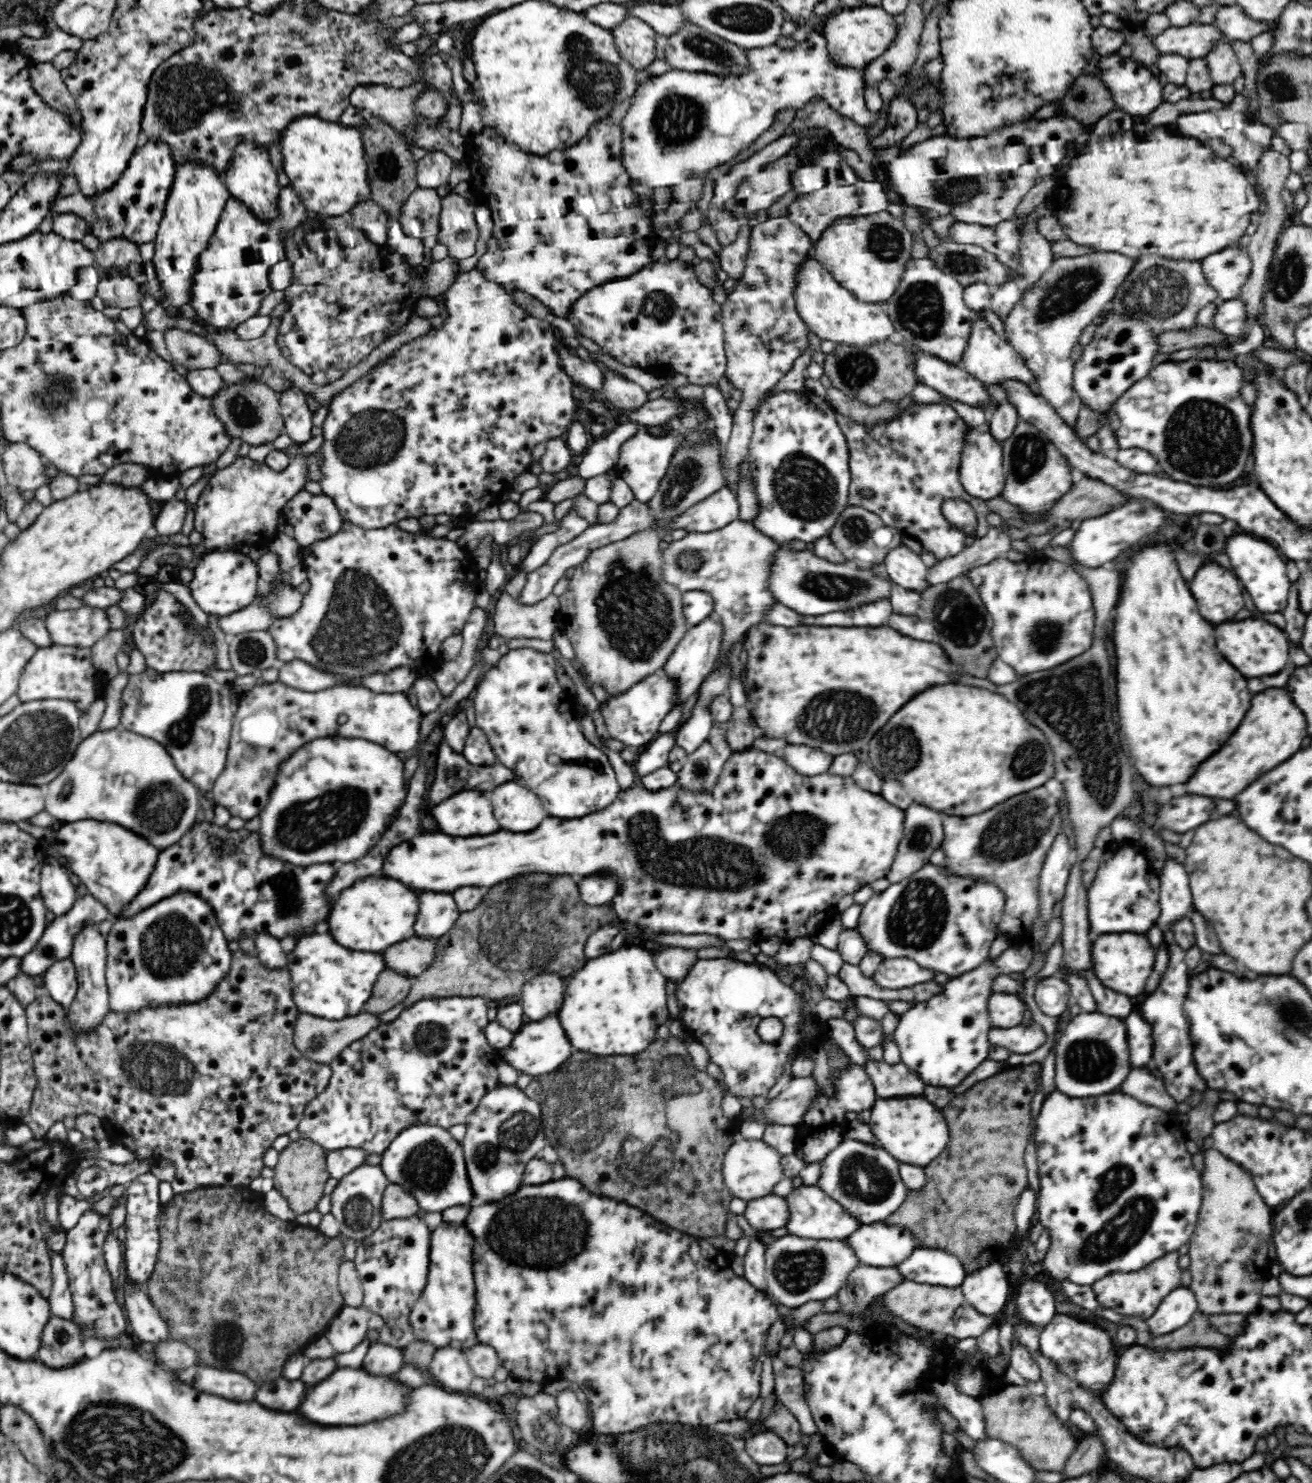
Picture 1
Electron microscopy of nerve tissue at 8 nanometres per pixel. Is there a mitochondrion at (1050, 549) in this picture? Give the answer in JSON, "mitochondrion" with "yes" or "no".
{"mitochondrion":"no"}

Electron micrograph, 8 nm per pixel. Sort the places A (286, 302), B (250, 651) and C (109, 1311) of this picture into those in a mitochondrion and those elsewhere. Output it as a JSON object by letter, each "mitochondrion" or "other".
{"A":"other","B":"mitochondrion","C":"other"}

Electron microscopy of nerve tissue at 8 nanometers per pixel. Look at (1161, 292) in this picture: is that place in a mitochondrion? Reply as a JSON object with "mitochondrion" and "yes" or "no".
{"mitochondrion":"yes"}

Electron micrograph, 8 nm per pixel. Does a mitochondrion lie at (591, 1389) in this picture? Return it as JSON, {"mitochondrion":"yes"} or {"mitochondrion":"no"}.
{"mitochondrion":"no"}

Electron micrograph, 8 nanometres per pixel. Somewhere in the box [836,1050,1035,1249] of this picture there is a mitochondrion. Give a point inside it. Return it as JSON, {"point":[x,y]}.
{"point":[868,1168]}

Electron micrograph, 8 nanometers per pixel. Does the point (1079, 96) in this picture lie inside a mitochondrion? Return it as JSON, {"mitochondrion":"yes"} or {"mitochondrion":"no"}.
{"mitochondrion":"no"}

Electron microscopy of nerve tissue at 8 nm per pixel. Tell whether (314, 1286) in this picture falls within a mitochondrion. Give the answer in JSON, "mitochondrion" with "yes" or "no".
{"mitochondrion":"no"}

